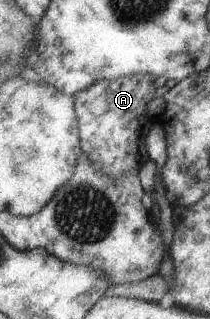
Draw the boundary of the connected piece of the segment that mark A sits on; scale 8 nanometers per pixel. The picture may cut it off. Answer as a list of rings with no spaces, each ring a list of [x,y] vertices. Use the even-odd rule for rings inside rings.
[[[151,73],[134,74],[122,76],[116,79],[103,79],[94,82],[91,86],[80,90],[75,94],[76,111],[80,122],[80,143],[82,152],[100,173],[105,173],[108,177],[116,179],[130,173],[137,173],[147,166],[147,132],[159,118],[155,115],[155,110],[151,110],[151,100],[155,98],[155,78]]]

